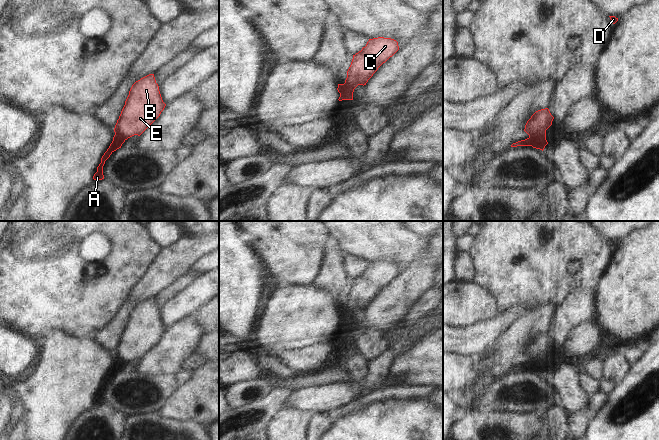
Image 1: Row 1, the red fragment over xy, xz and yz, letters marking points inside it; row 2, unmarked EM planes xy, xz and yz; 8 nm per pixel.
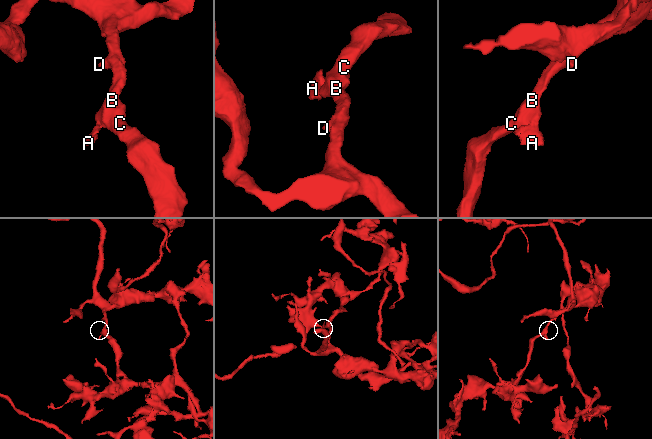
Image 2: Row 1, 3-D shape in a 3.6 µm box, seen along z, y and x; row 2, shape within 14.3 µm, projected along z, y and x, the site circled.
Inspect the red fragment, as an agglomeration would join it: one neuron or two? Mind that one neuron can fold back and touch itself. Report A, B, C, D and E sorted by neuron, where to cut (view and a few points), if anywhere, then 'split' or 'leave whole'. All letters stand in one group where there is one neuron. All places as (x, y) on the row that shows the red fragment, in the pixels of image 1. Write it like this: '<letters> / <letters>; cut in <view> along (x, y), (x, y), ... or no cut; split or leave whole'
A / B C D E; cut in yz along (545, 129), (539, 134), (529, 137); split

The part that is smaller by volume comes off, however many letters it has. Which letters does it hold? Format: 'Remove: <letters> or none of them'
Remove: A

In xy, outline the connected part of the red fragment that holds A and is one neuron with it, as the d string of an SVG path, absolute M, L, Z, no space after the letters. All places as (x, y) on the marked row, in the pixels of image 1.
M118 134L114 135L112 143L110 144L109 148L107 149L107 151L104 153L104 155L101 158L101 163L97 167L97 172L93 176L94 180L102 180L102 179L104 179L103 166L105 164L105 161L110 157L110 155L114 151L121 148L122 144L124 142L125 142L125 140L121 136L119 136Z

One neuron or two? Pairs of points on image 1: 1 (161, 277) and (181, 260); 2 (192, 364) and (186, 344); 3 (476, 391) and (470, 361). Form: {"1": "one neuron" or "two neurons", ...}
{"1": "one neuron", "2": "two neurons", "3": "two neurons"}

